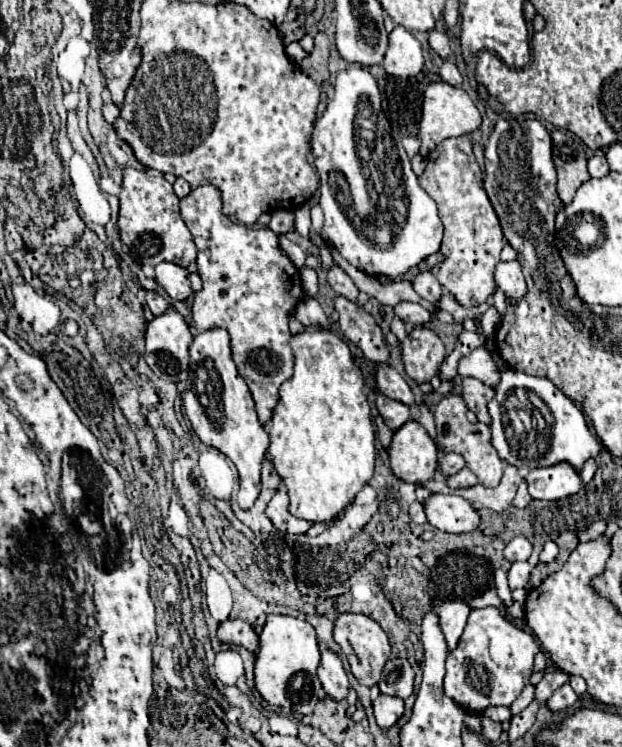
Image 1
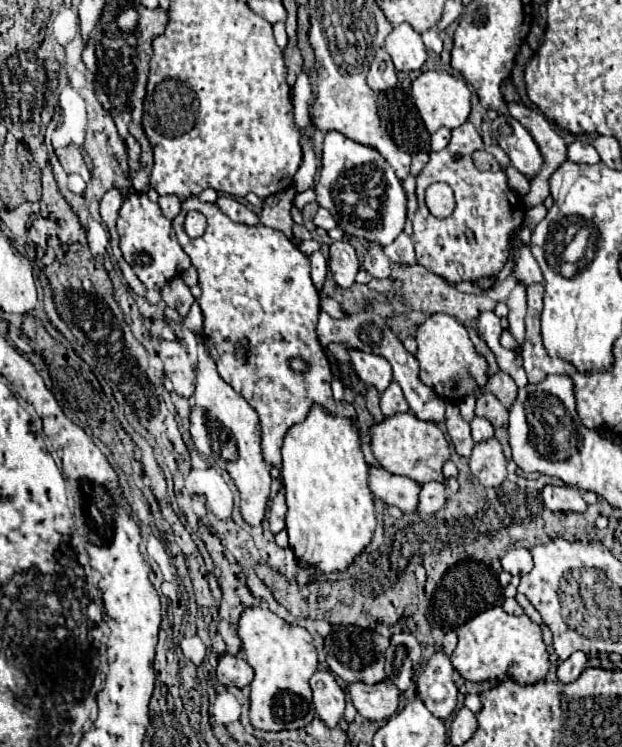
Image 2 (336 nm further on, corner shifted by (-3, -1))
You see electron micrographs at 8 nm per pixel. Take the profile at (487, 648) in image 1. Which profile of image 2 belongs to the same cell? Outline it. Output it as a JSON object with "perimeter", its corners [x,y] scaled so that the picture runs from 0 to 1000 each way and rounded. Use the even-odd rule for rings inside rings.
{"perimeter":[[[793,813],[760,826],[735,842],[738,861],[725,874],[725,888],[751,912],[799,912],[825,906],[831,914],[860,914],[876,909],[886,888],[879,863],[870,855],[870,842],[847,823],[818,823],[809,813]]]}

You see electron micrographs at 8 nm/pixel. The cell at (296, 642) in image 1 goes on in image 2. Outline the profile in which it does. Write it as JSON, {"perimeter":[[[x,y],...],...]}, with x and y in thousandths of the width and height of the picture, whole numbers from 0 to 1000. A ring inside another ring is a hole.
{"perimeter":[[[397,813],[387,821],[381,850],[387,855],[387,871],[394,885],[407,893],[410,909],[404,912],[404,946],[400,963],[410,976],[420,979],[455,979],[455,976],[484,976],[506,960],[506,946],[500,938],[500,920],[497,909],[510,898],[510,871],[503,855],[494,842],[481,837],[465,837],[461,831],[449,829],[442,821],[423,813]]]}

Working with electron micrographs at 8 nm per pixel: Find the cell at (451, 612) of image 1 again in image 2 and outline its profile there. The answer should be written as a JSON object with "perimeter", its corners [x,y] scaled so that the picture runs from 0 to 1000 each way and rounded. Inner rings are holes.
{"perimeter":[[[703,871],[670,909],[670,933],[706,963],[719,963],[735,944],[735,920],[725,904],[728,890],[722,880]]]}

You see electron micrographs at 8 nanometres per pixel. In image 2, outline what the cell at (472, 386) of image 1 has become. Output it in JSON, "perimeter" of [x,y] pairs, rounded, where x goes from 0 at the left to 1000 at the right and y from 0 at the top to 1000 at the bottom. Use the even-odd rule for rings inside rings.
{"perimeter":[[[777,526],[777,529],[767,531],[764,556],[789,564],[789,569],[796,574],[799,572],[812,572],[815,561],[818,561],[818,550],[802,539],[802,534],[793,526]]]}

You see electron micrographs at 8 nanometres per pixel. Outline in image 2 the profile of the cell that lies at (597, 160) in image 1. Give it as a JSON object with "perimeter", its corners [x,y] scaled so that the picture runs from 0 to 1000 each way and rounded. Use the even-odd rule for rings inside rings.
{"perimeter":[[[921,189],[912,194],[912,216],[918,218],[963,218],[963,207],[953,194],[937,191],[937,189]]]}

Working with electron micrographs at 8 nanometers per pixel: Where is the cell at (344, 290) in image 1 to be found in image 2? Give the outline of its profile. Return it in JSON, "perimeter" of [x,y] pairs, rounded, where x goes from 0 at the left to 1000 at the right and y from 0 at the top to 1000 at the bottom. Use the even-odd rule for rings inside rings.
{"perimeter":[[[558,320],[532,325],[526,355],[529,355],[529,363],[535,365],[535,373],[545,384],[558,387],[571,379],[571,368],[577,363],[577,347]]]}

